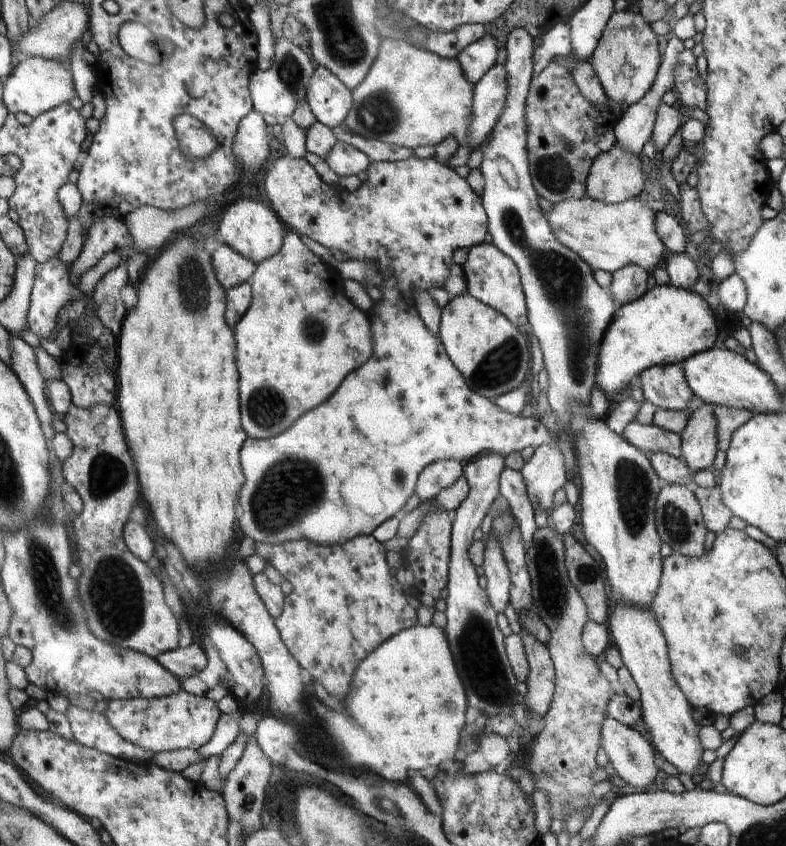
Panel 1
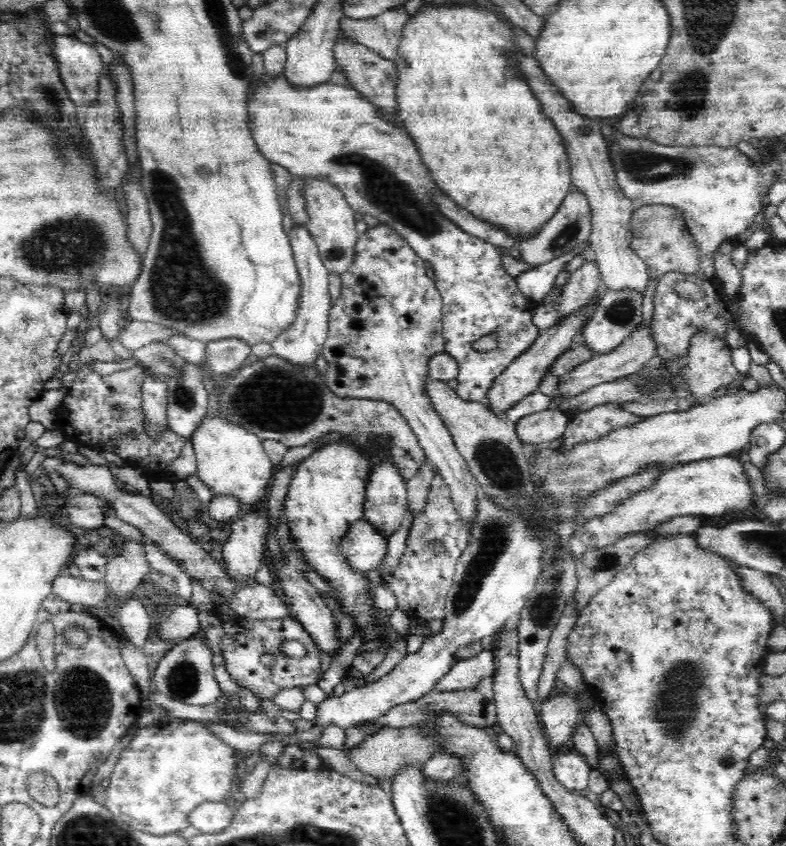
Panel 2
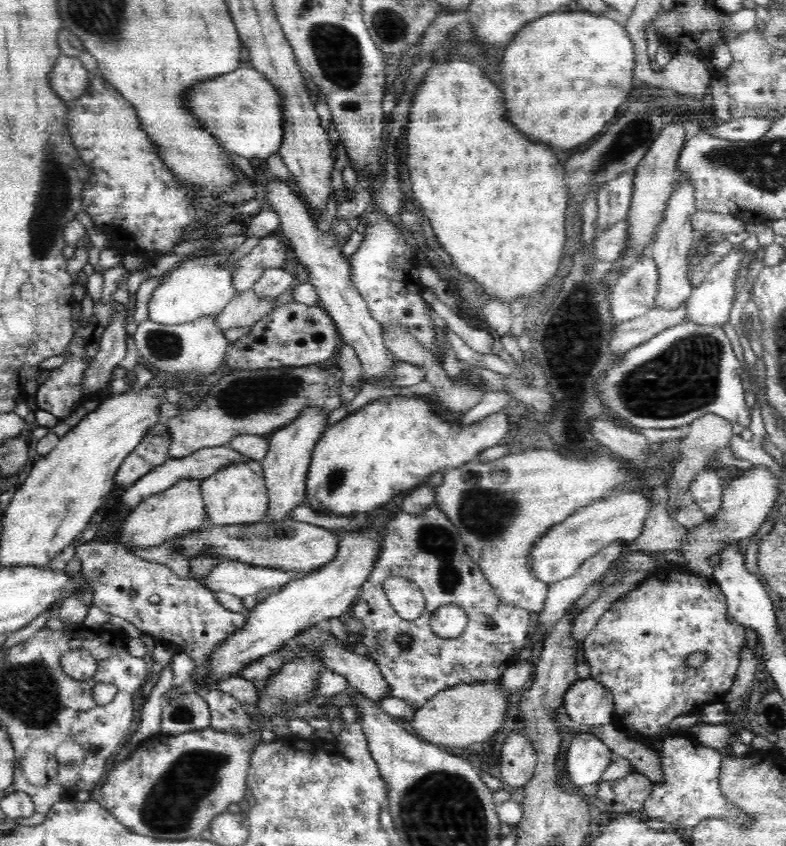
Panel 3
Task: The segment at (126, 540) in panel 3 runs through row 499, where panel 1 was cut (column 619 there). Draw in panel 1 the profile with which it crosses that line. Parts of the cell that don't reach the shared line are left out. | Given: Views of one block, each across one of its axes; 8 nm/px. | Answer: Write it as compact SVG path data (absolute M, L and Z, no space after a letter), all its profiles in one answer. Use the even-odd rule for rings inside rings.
M615 146L598 156L588 177L588 197L617 202L643 196L645 189L641 159Z

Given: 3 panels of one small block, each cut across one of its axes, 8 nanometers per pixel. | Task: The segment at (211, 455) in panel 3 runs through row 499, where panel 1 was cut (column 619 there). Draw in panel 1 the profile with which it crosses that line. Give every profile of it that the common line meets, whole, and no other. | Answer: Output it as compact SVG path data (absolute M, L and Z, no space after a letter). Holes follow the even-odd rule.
M673 35L670 36L665 48L662 66L658 70L658 76L656 76L656 81L652 84L652 88L650 88L650 91L639 102L630 105L628 110L624 112L621 120L616 123L616 146L633 153L636 157L643 152L644 145L650 140L653 134L658 106L666 90L673 88L672 68L674 62L676 61L677 55L684 49L682 47L682 41Z

